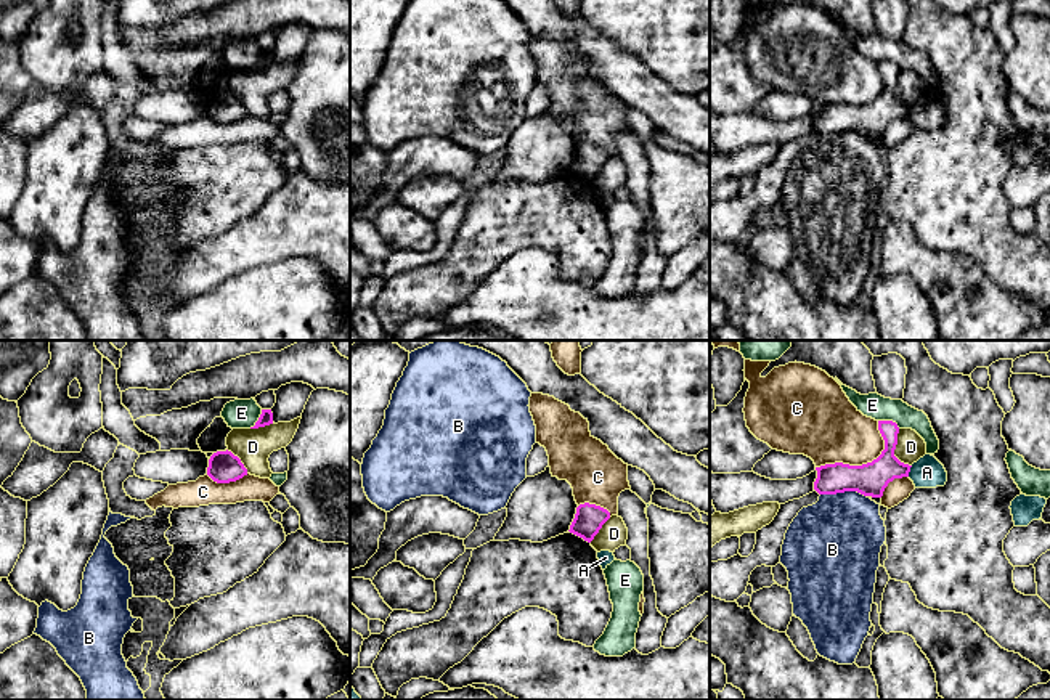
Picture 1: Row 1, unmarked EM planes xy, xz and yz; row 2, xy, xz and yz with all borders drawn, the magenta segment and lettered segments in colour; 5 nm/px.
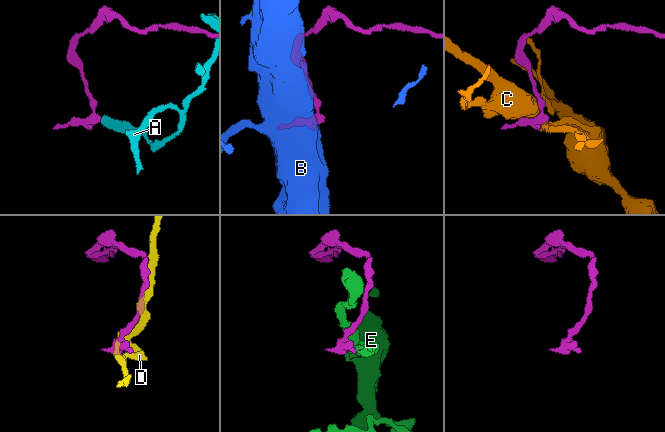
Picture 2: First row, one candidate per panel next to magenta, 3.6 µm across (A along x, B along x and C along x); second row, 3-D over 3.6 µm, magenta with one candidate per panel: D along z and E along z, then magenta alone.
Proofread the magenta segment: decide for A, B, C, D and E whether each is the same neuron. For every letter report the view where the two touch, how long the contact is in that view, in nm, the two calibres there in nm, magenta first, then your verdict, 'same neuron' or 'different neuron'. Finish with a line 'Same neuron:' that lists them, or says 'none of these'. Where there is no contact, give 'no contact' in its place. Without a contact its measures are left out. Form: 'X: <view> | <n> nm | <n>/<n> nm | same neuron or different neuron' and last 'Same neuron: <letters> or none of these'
A: yz | 60 nm | 170/160 nm | different neuron
B: yz | 240 nm | 170/440 nm | different neuron
C: yz | 400 nm | 170/340 nm | different neuron
D: yz | 200 nm | 170/150 nm | different neuron
E: yz | 120 nm | 140/120 nm | different neuron
Same neuron: none of these

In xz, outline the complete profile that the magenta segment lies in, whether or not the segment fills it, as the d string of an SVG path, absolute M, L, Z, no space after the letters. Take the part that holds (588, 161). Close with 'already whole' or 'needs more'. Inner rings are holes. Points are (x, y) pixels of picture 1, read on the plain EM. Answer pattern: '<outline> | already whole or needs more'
M584 143L576 148L576 154L568 172L591 183L608 159L610 153L607 149Z | already whole

